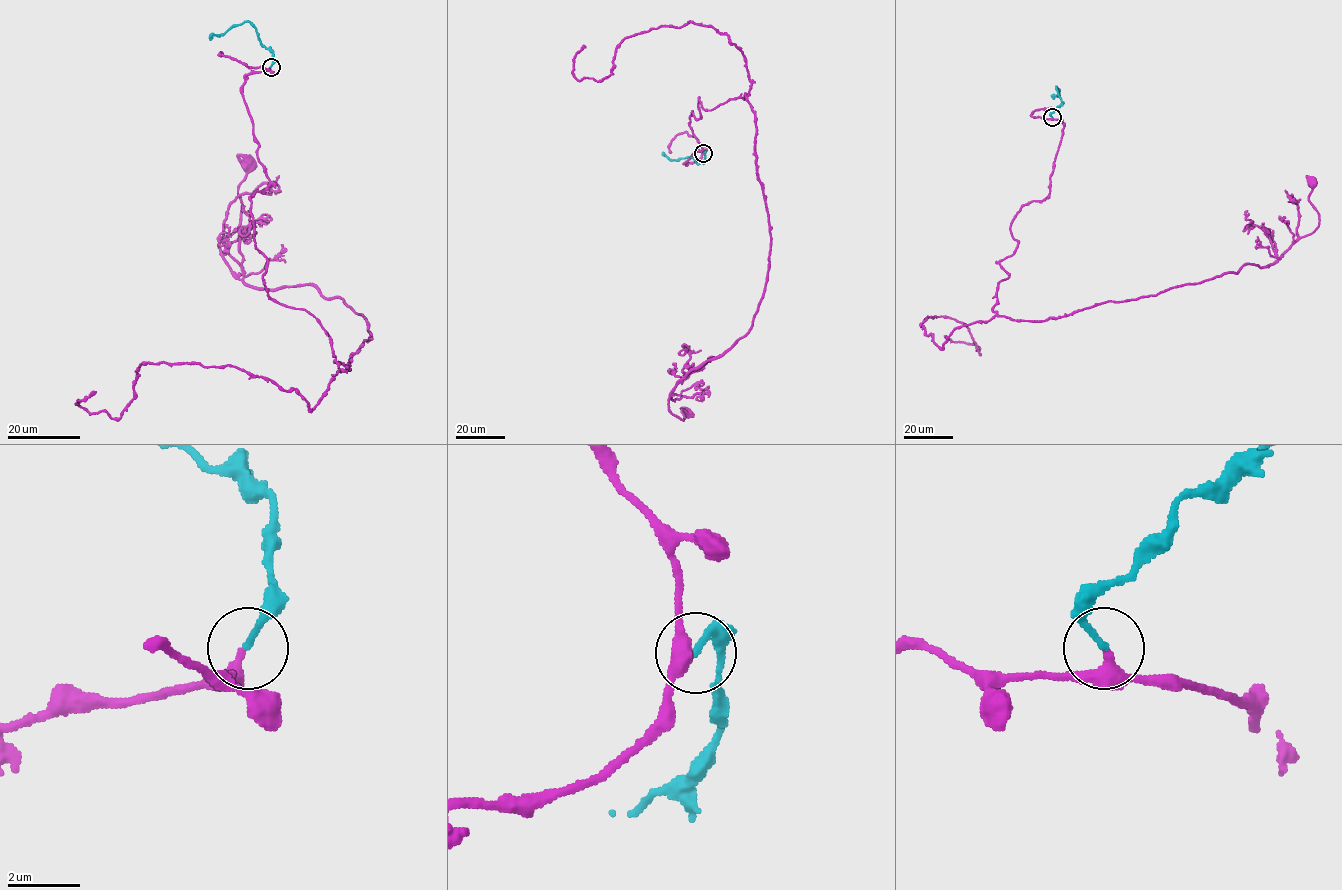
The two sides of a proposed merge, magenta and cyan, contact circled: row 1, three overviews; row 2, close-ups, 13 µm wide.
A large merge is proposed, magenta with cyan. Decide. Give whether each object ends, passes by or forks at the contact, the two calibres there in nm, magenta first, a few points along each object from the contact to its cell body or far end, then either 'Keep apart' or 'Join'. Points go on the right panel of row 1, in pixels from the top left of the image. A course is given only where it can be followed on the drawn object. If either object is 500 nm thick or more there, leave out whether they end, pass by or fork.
At the ring magenta passes by. At the ring cyan ends. Thickness 280 nm (magenta) against 170 nm. Course of magenta: (1051, 117), (1049, 194), (998, 263), (992, 310), (1014, 320), (1271, 265), (1318, 226), (1312, 183). Course of cyan: (1051, 117), (1062, 103), (1056, 87), (1059, 94), (1053, 99). Join

